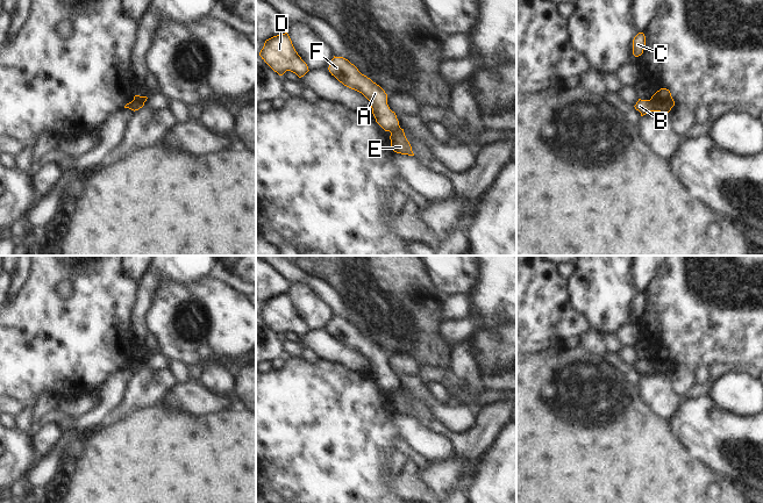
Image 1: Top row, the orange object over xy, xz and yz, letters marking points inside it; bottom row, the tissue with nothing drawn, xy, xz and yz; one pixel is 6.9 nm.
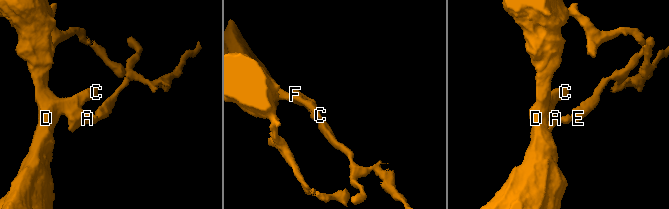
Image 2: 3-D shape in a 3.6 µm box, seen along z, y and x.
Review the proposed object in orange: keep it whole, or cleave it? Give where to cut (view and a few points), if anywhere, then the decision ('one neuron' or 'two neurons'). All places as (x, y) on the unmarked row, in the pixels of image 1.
yz (649, 360), (653, 371) | two neurons

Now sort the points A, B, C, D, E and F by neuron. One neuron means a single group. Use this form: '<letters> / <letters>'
A B C D F / E

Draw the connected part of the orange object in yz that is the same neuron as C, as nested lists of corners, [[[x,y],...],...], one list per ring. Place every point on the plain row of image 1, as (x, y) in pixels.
[[[639,293],[633,300],[633,315],[639,317],[643,314],[646,307],[646,296],[643,293]]]

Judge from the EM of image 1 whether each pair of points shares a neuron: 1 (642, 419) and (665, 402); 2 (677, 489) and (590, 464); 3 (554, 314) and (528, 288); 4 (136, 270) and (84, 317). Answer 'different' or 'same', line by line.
1: different
2: same
3: same
4: different

